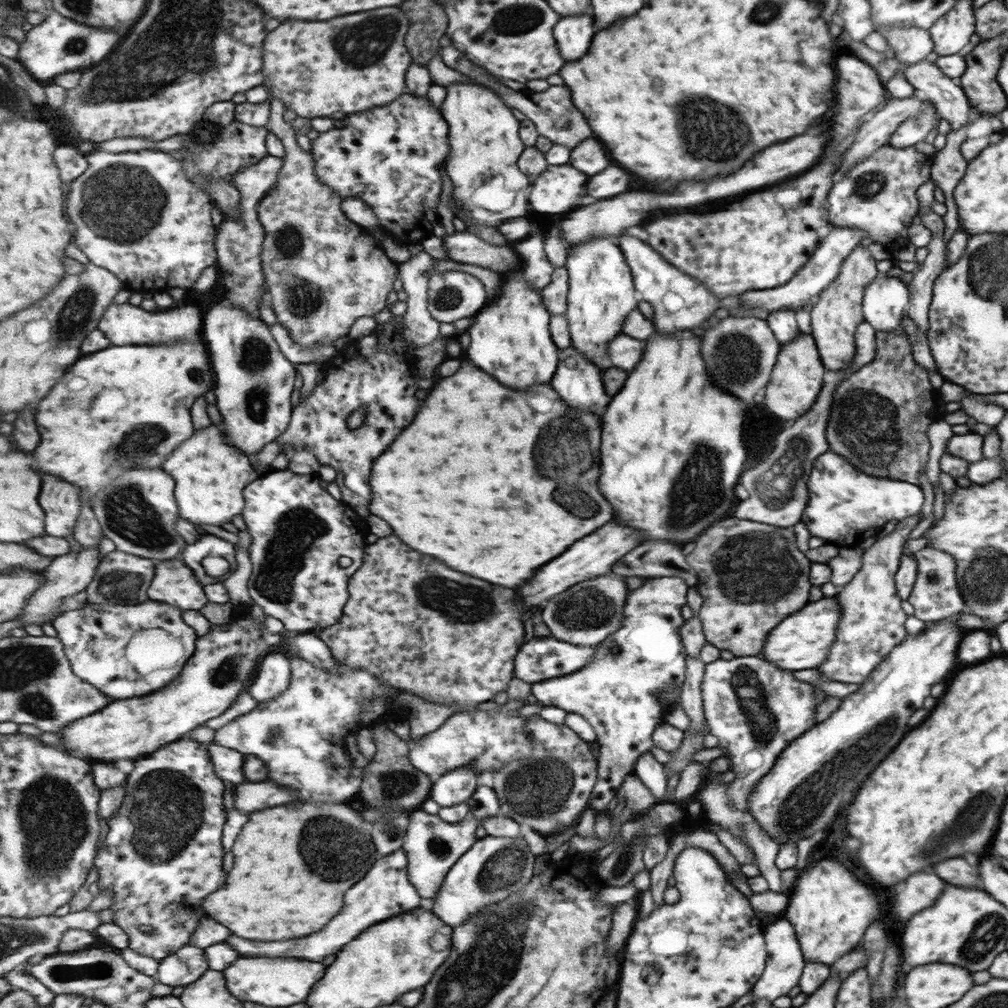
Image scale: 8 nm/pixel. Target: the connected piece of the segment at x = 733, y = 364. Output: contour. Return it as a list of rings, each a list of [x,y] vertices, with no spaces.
[[[728,319],[718,321],[717,328],[705,332],[703,340],[703,360],[707,360],[707,372],[711,372],[711,380],[723,390],[739,396],[745,404],[751,402],[751,396],[763,388],[769,380],[771,366],[777,362],[775,356],[779,352],[779,344],[773,338],[765,320]]]

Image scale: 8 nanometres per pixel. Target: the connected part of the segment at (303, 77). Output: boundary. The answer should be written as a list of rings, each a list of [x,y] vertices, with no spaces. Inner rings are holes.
[[[379,8],[329,22],[289,20],[273,30],[265,40],[267,48],[263,48],[263,60],[266,80],[263,85],[270,90],[273,98],[283,100],[287,109],[311,120],[333,117],[336,112],[350,115],[388,105],[408,92],[406,74],[414,60],[406,45],[406,34],[409,31],[410,17],[401,8]]]

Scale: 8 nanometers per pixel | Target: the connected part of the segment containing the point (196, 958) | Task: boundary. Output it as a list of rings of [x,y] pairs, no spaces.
[[[191,944],[160,960],[160,964],[158,982],[175,988],[186,987],[199,981],[209,970],[209,960],[205,956],[205,950]]]

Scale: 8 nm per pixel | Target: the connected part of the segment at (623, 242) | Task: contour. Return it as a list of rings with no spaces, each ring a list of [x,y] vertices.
[[[627,230],[617,237],[616,242],[631,267],[631,276],[634,277],[640,300],[648,302],[653,308],[655,332],[671,334],[679,330],[697,328],[705,318],[709,318],[717,310],[717,298],[709,294],[703,284],[695,282],[686,273],[679,272],[678,268],[673,268],[669,262],[665,262],[665,258],[645,244],[640,236],[631,236]]]

